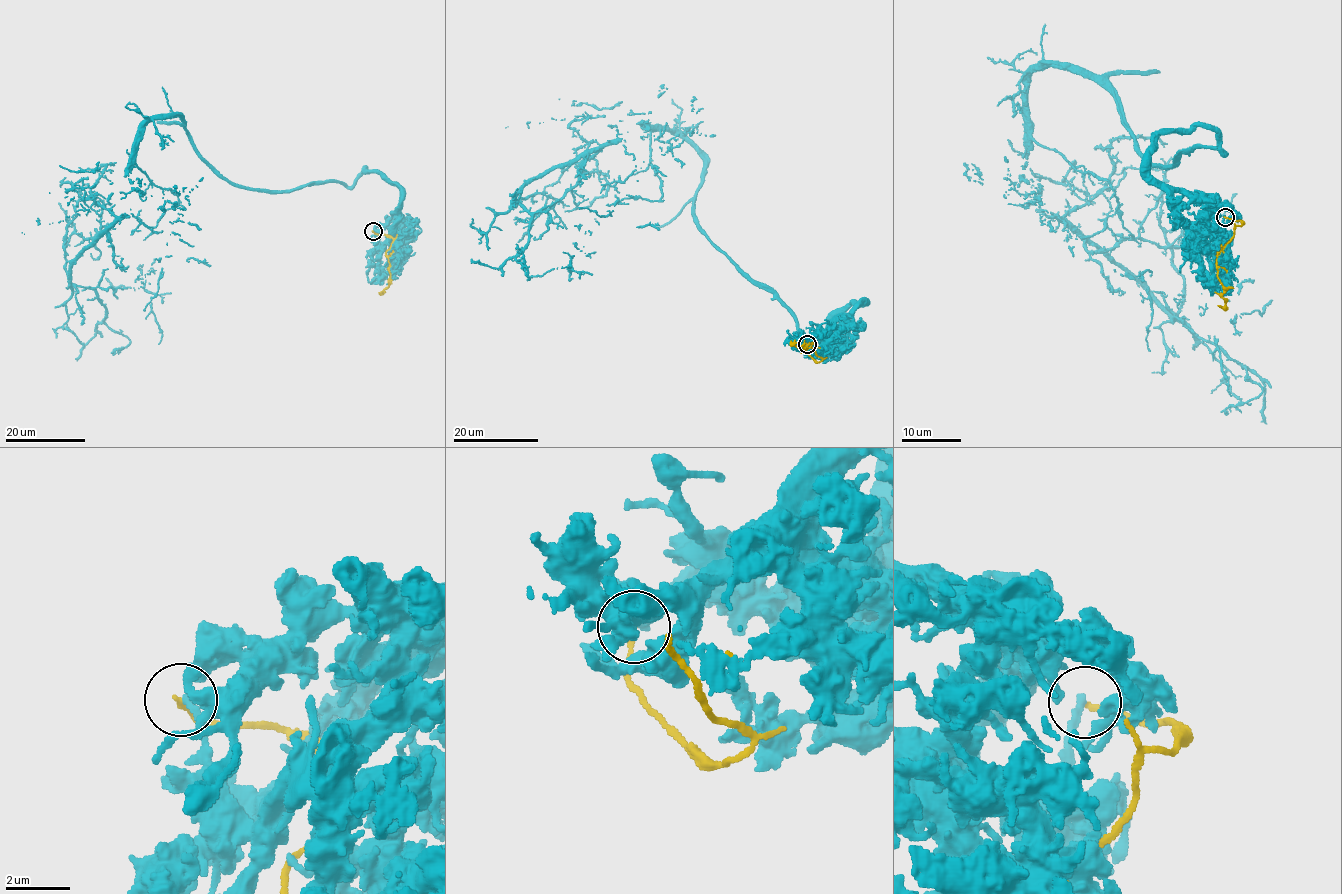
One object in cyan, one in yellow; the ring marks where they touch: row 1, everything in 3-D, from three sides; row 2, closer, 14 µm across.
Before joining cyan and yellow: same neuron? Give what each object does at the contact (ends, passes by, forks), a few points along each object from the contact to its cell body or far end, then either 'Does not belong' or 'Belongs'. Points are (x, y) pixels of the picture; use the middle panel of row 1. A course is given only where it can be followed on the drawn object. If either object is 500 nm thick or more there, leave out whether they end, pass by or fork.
At the ring cyan passes by. At the ring yellow ends. Course of cyan: (807, 344), (865, 304), (801, 337), (694, 217), (703, 158), (642, 122), (516, 195), (579, 228), (561, 268). Course of yellow: (806, 344), (806, 352), (820, 361), (822, 359), (812, 348), (812, 342), (797, 346), (791, 340). Does not belong

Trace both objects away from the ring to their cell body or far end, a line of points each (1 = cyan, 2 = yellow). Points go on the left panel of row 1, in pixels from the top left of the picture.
1: (373, 231), (401, 201), (380, 174), (237, 187), (160, 115), (140, 197), (70, 280), (142, 279), (158, 344)
2: (372, 231), (394, 238), (386, 251), (390, 284), (378, 292)

